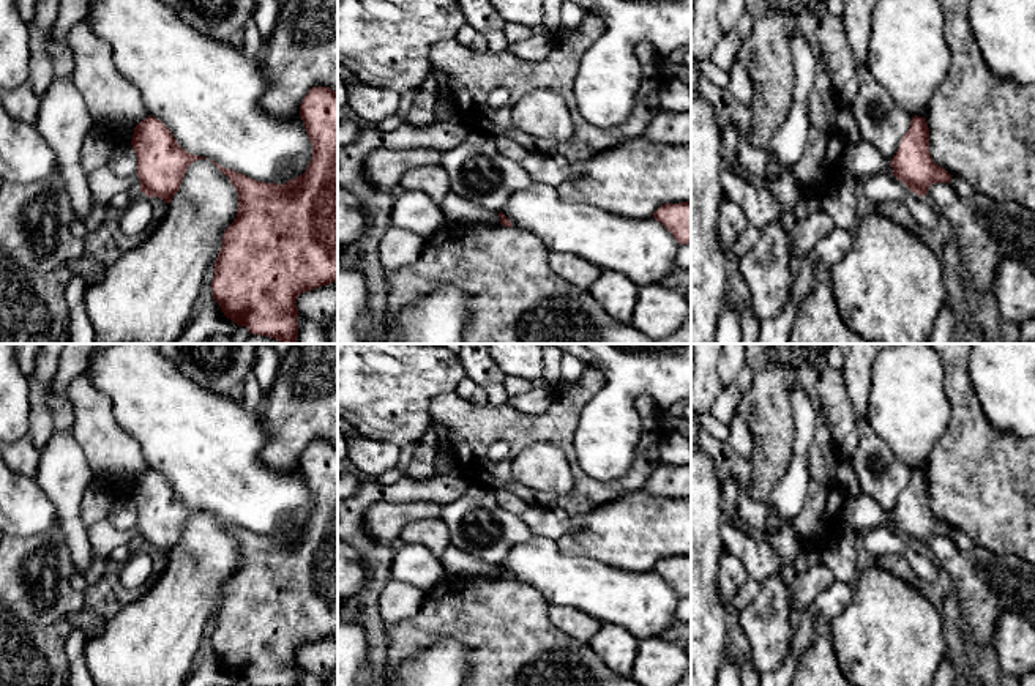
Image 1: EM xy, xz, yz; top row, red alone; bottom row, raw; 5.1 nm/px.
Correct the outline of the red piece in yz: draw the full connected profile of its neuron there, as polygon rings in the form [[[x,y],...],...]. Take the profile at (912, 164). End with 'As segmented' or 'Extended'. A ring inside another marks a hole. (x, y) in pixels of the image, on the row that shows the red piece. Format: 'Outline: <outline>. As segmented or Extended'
Outline: [[[912,117],[909,131],[890,162],[893,175],[923,197],[934,183],[950,183],[951,177],[929,153],[929,128],[925,117]]]. As segmented

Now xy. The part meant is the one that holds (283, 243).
Outline: [[[312,87],[300,106],[300,117],[312,144],[312,159],[303,175],[284,185],[263,183],[211,161],[238,192],[237,218],[226,229],[213,265],[213,300],[238,326],[246,326],[251,334],[273,337],[279,344],[298,344],[298,296],[338,281],[338,91]]]. As segmented

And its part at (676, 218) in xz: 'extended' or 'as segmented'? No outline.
as segmented

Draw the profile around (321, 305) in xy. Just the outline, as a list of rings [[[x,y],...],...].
[[[338,281],[301,293],[297,308],[303,317],[320,325],[338,319]]]

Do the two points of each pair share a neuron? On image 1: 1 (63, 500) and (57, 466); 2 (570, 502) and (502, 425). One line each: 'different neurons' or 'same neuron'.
1: same neuron
2: same neuron

